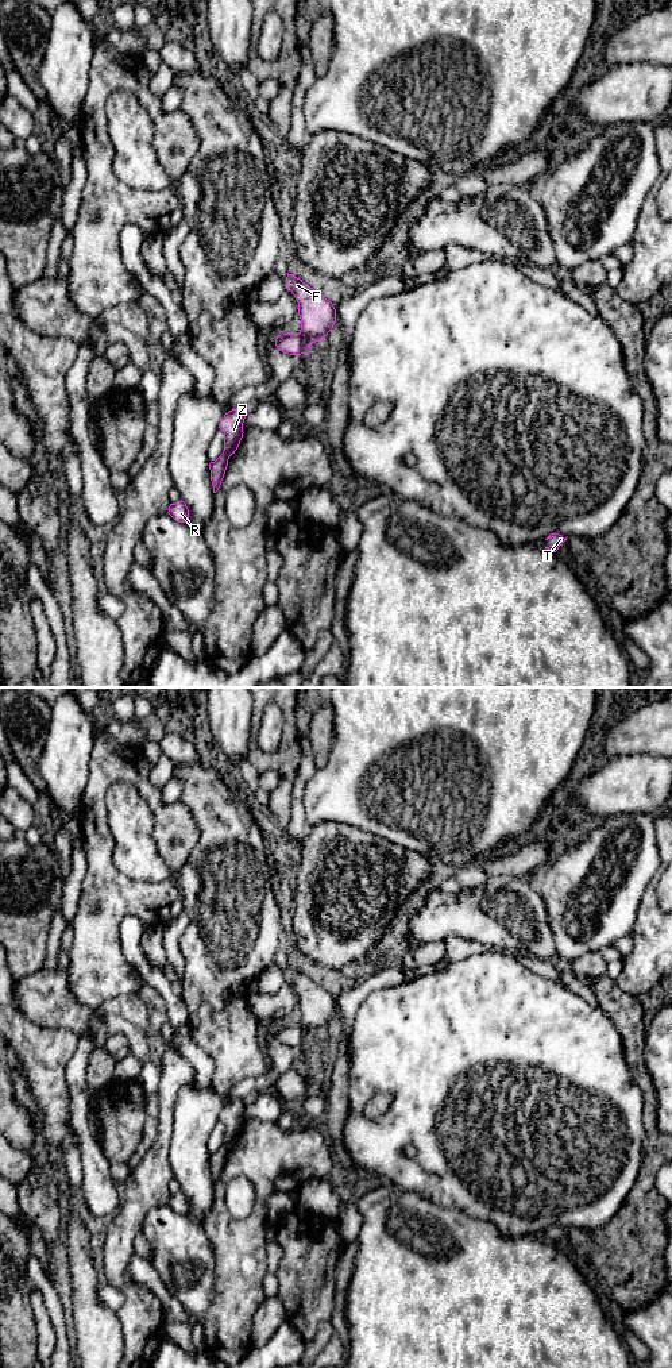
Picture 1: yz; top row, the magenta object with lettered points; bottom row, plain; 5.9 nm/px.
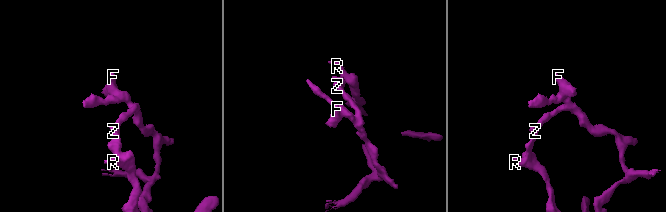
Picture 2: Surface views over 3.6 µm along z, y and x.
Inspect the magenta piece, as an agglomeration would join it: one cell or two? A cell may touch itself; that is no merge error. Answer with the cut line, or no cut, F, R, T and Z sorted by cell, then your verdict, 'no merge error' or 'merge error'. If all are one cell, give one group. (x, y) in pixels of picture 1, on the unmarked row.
cut in yz along (223, 1143), (228, 1148); F T Z / R; merge error

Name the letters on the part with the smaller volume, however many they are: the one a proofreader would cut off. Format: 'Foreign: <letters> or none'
Foreign: R

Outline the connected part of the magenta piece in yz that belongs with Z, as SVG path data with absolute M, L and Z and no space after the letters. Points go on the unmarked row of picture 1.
M244 1099L229 1102L221 1110L219 1120L224 1124L224 1145L231 1148L237 1141L243 1129L243 1114L248 1105Z

